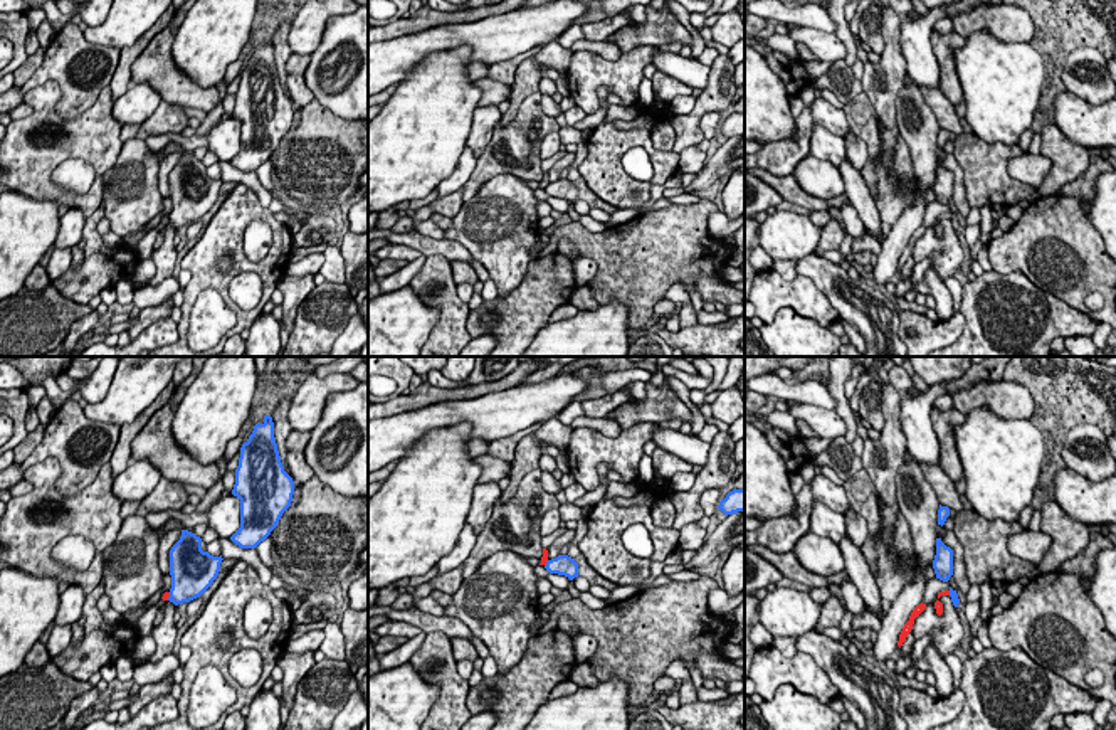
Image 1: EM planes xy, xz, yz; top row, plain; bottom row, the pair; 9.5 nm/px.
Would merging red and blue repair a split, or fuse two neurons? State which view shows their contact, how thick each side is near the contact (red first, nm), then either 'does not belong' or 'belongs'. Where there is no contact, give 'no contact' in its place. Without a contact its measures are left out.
contact in xy; calibres 60 and 360 nm; does not belong

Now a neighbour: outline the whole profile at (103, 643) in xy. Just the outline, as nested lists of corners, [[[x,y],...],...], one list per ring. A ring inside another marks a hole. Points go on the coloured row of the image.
[[[103,582],[86,595],[82,607],[86,624],[81,644],[77,648],[69,646],[52,659],[64,674],[79,681],[89,681],[103,666],[114,664],[119,658],[134,661],[134,644],[140,636],[126,622],[108,624],[104,621],[97,609],[101,595],[104,595]]]

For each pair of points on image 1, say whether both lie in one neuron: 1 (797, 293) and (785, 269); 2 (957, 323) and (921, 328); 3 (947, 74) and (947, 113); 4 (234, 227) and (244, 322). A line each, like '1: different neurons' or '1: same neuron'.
1: different neurons
2: same neuron
3: different neurons
4: same neuron

